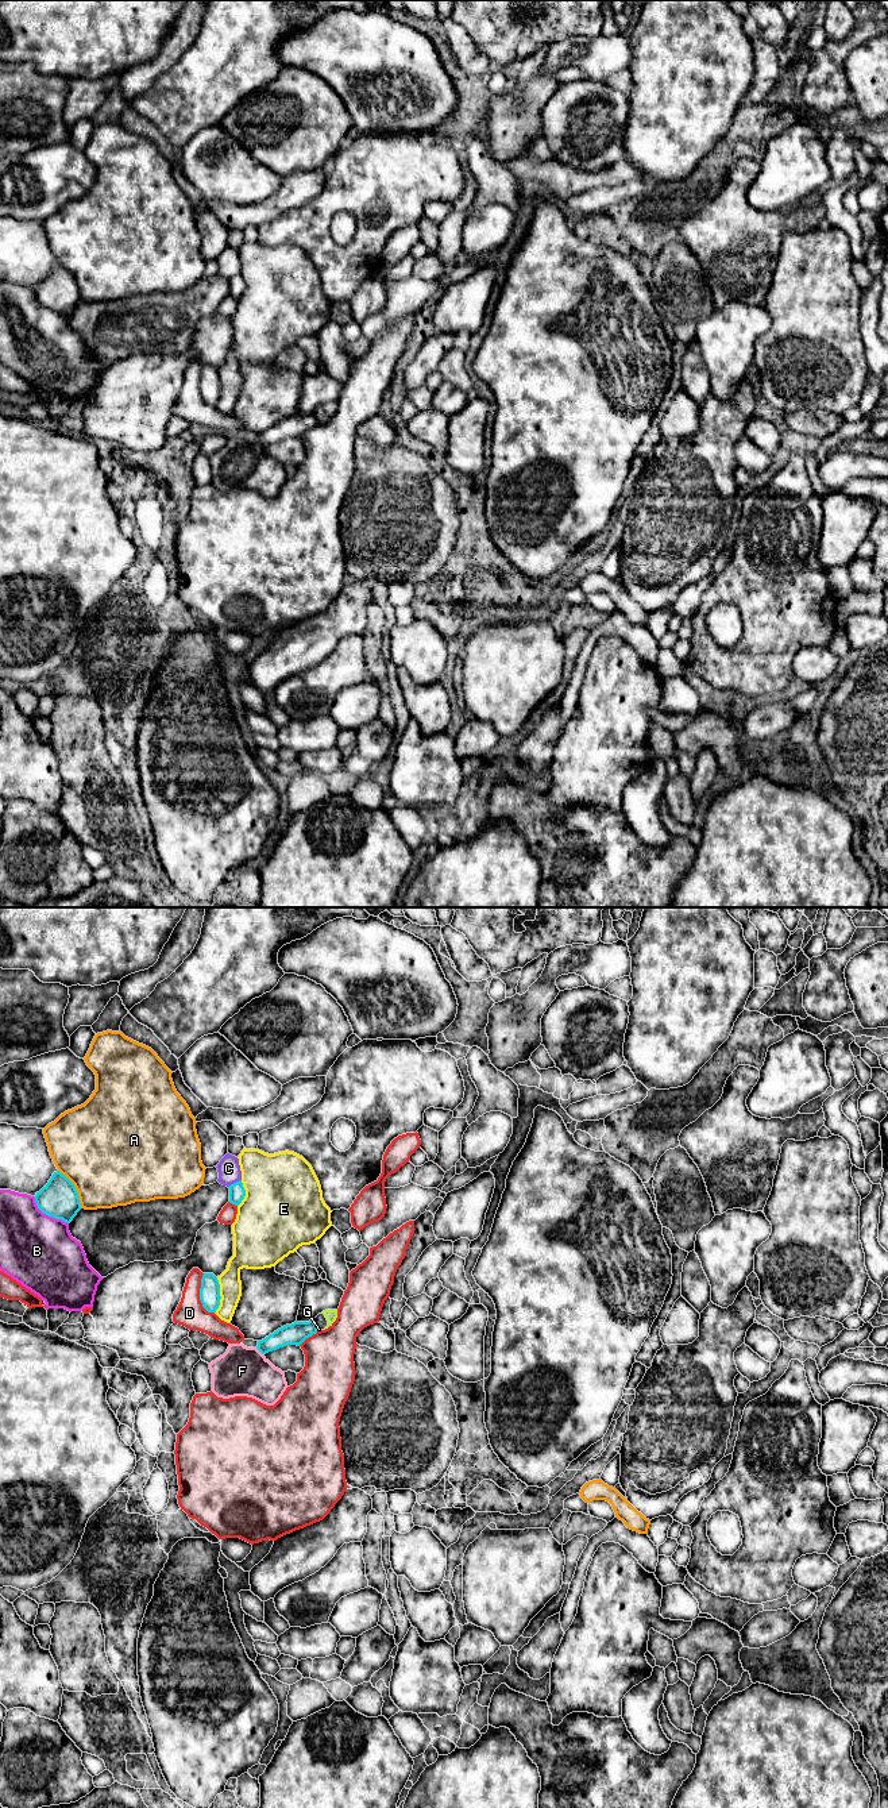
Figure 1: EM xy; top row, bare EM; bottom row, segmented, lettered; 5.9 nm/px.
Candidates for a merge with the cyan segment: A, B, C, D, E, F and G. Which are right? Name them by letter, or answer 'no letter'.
no letter

